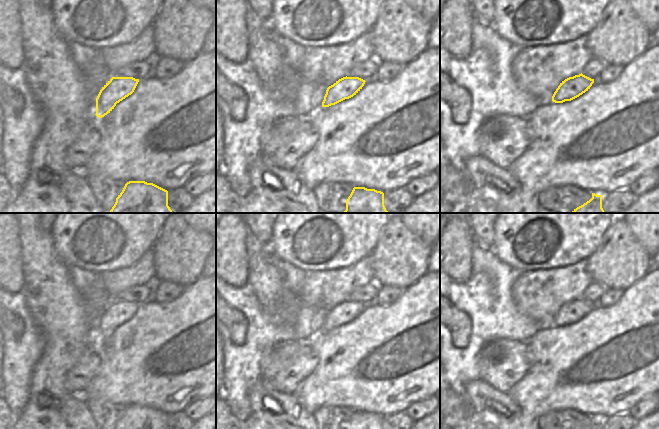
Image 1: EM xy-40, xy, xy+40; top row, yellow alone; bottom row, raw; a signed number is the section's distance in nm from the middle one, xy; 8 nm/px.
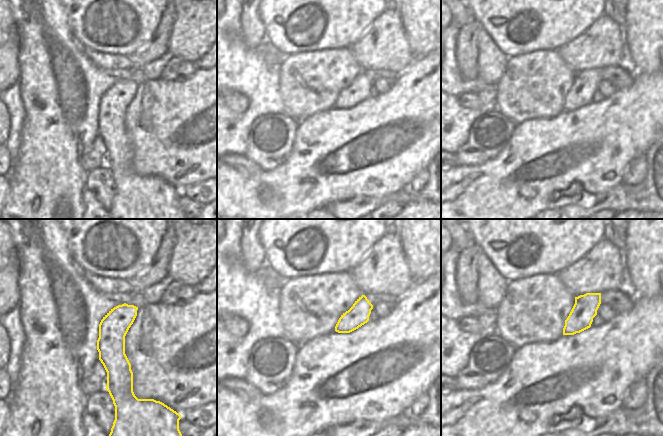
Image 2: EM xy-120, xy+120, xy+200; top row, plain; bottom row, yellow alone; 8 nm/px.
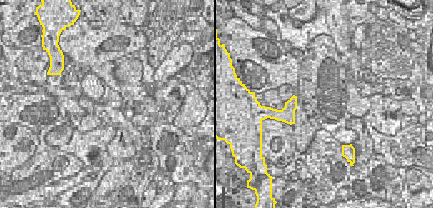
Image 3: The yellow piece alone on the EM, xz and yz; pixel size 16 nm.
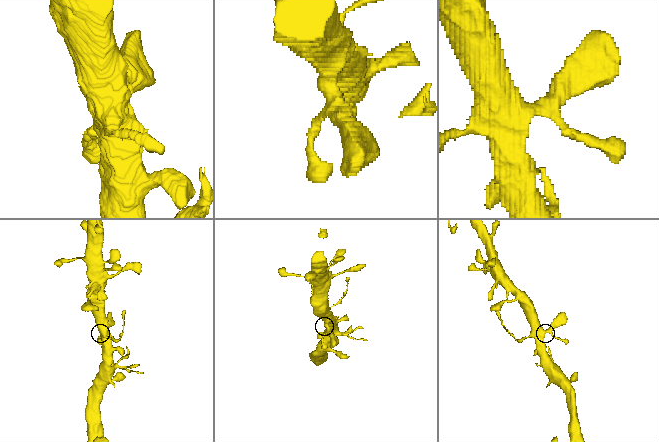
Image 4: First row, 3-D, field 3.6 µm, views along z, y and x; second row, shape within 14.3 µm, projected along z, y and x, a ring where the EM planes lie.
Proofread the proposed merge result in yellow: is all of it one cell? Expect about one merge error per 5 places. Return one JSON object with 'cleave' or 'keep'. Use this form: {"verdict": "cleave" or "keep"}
{"verdict": "keep"}

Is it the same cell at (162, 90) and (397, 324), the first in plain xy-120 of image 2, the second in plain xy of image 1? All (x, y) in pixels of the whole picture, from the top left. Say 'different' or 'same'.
same

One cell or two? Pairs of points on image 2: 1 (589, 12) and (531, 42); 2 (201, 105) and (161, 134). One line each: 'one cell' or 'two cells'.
1: one cell
2: one cell

